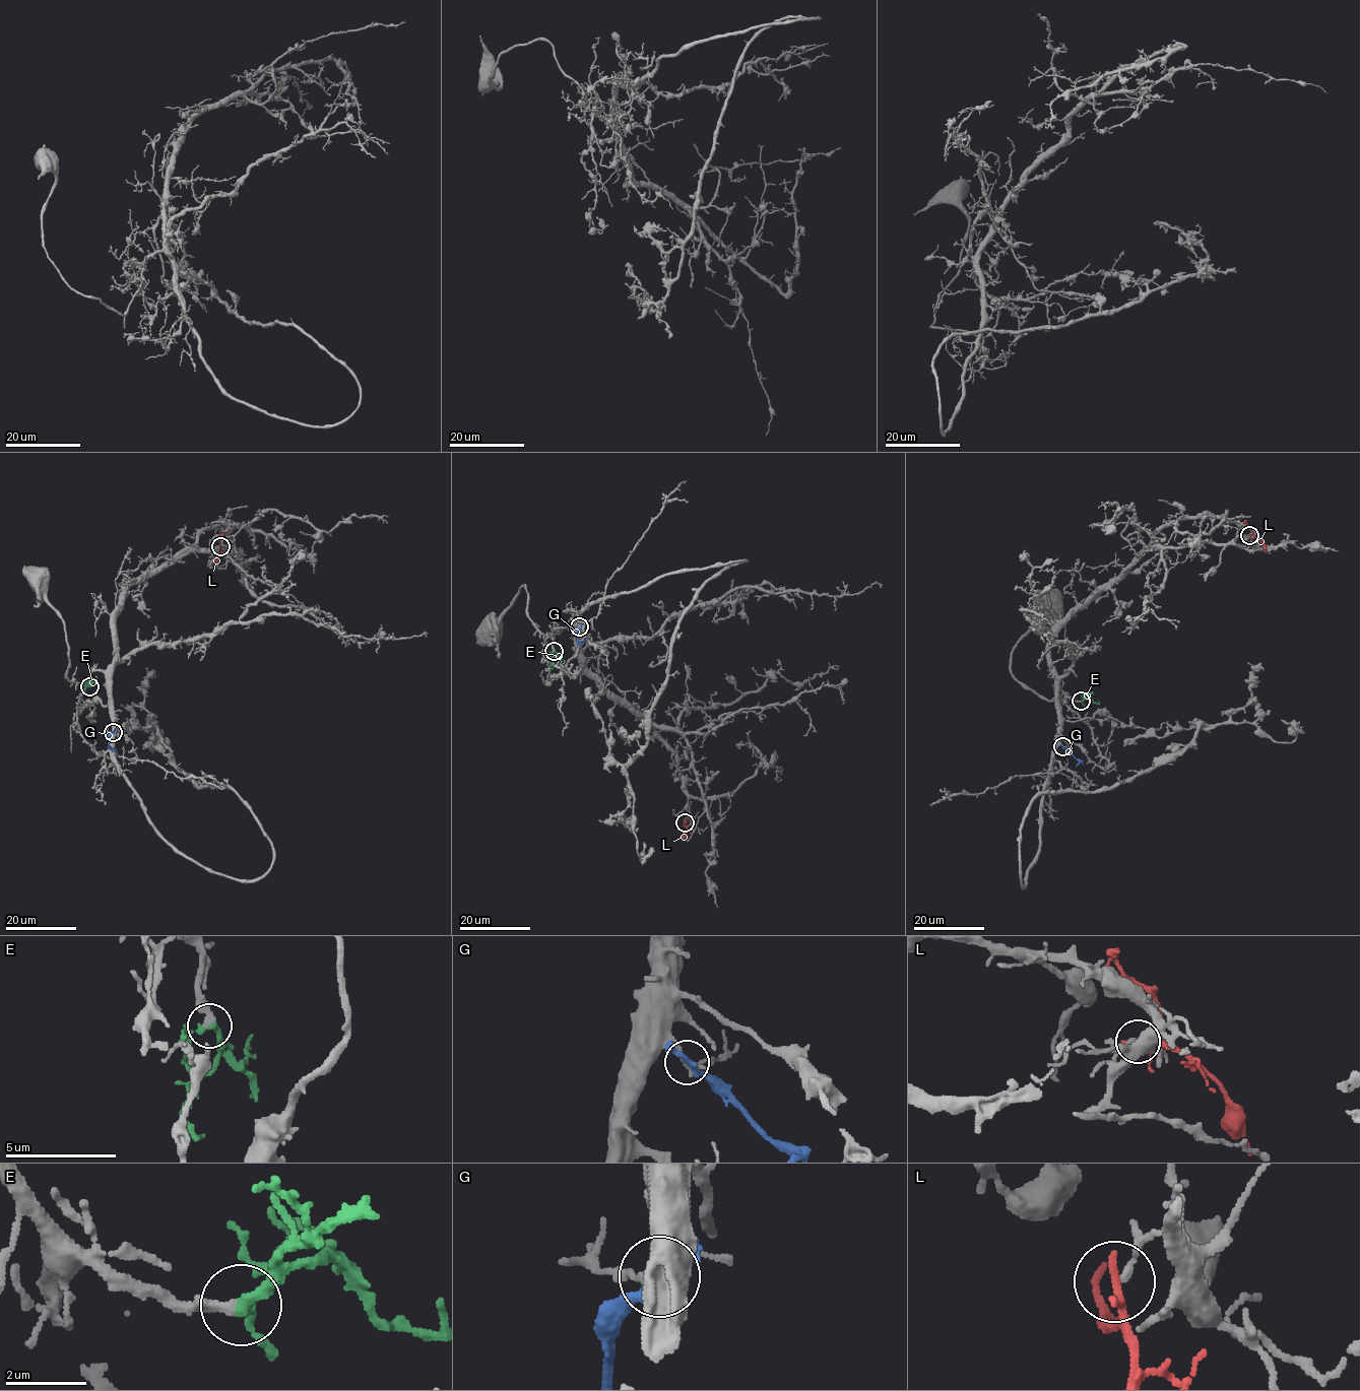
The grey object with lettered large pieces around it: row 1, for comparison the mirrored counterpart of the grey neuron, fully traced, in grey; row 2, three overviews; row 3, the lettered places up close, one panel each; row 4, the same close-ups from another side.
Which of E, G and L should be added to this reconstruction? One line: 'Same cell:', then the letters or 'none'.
Same cell: E

